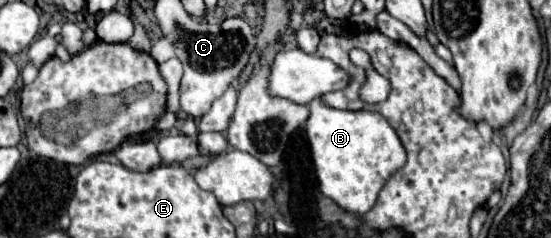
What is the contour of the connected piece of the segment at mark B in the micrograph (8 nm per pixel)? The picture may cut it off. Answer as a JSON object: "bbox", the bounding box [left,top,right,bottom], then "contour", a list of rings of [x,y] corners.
{"bbox":[306,97,406,215],"contour":[[[318,97],[308,103],[308,109],[310,109],[310,117],[306,119],[306,135],[310,143],[310,153],[312,153],[320,193],[332,199],[344,211],[354,213],[354,215],[364,215],[366,211],[374,207],[376,197],[382,185],[386,183],[386,179],[406,163],[406,151],[400,143],[400,137],[396,135],[392,125],[378,113],[332,109],[332,107],[322,105]]]}

